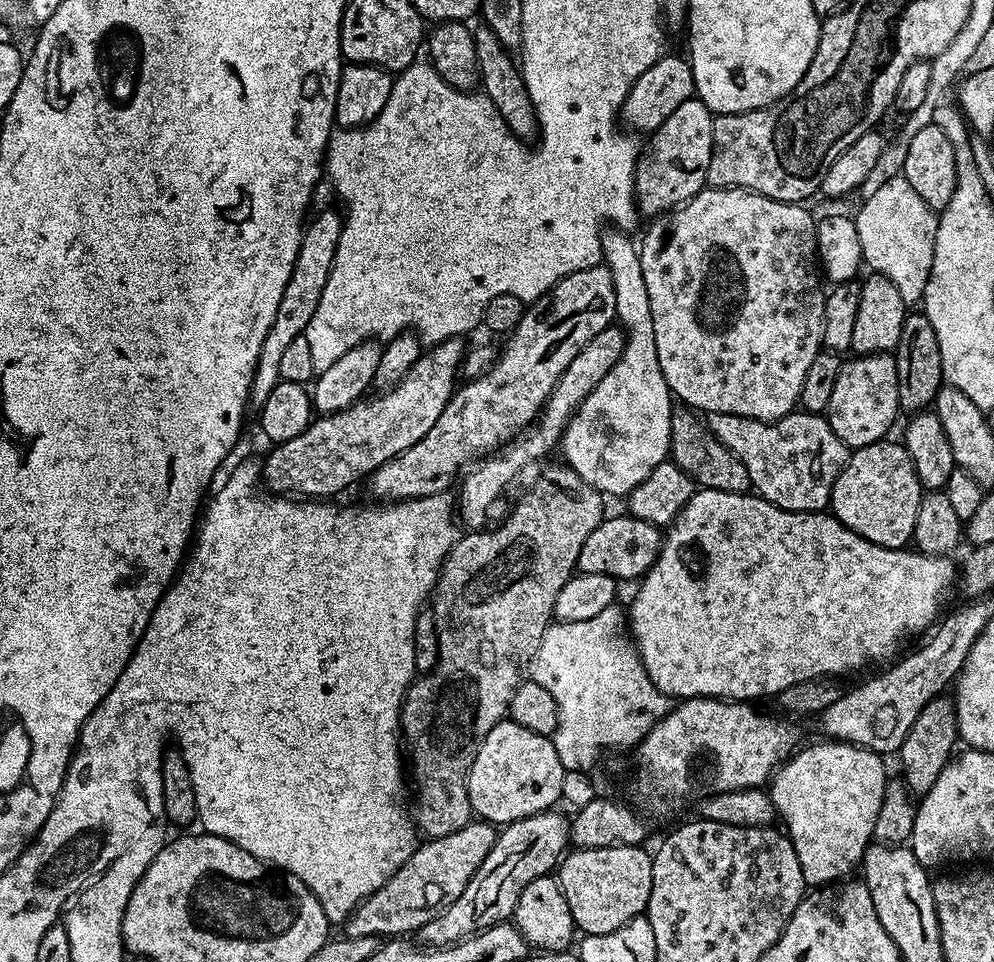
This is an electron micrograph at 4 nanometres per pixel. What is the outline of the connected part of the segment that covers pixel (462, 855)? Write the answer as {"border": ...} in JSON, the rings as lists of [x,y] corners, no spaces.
{"border":[[[476,818],[462,826],[462,830],[454,830],[454,834],[425,839],[413,850],[406,863],[344,921],[343,935],[350,938],[404,938],[419,933],[430,918],[438,918],[438,914],[442,914],[442,910],[446,910],[446,906],[453,904],[462,890],[466,890],[478,866],[482,866],[486,854],[490,854],[497,835],[493,825]]]}

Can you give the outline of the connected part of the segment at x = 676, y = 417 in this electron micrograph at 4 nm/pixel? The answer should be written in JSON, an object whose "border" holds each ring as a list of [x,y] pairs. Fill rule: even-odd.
{"border":[[[686,408],[675,409],[672,413],[669,453],[673,463],[679,465],[681,470],[703,488],[720,489],[723,492],[730,493],[749,493],[752,483],[750,482],[750,474],[746,471],[746,466],[743,466],[741,459],[734,455],[724,443],[718,442],[716,436],[709,431],[707,425],[701,419],[699,421],[695,416],[697,415],[693,411]]]}

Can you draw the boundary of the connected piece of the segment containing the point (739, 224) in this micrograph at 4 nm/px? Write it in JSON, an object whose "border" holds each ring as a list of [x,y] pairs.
{"border":[[[705,186],[671,217],[671,219],[673,218],[672,233],[669,234],[664,248],[660,245],[660,232],[656,228],[650,229],[645,234],[644,241],[639,241],[638,251],[640,253],[640,261],[642,262],[642,278],[646,278],[646,294],[650,294],[650,314],[654,318],[654,342],[658,346],[658,366],[662,366],[662,374],[666,378],[668,389],[672,391],[673,397],[681,405],[687,406],[692,410],[699,410],[698,408],[701,408],[701,413],[704,414],[721,412],[722,414],[734,414],[735,416],[754,418],[755,420],[771,421],[782,419],[783,416],[788,415],[789,412],[793,411],[799,405],[800,391],[802,390],[802,381],[806,378],[806,370],[810,370],[810,362],[814,362],[816,355],[822,351],[824,342],[824,297],[826,295],[825,289],[823,287],[820,289],[822,276],[818,271],[818,253],[816,251],[816,225],[818,220],[817,217],[812,217],[804,207],[805,205],[803,203],[787,204],[786,202],[775,200],[769,196],[763,196],[757,192],[749,192],[747,188],[713,188],[711,186]]]}

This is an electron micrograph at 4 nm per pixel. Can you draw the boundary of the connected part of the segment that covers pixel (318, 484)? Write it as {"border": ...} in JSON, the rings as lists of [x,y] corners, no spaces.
{"border":[[[457,338],[431,345],[427,350],[421,351],[418,362],[406,370],[406,378],[402,378],[392,388],[372,394],[376,396],[361,398],[340,412],[321,415],[313,419],[308,428],[298,434],[298,438],[290,438],[290,442],[275,445],[264,464],[262,460],[262,480],[263,483],[268,483],[268,488],[272,491],[269,493],[292,493],[300,498],[336,498],[343,488],[348,488],[359,480],[361,483],[378,466],[382,466],[382,462],[402,454],[402,450],[410,450],[410,446],[414,446],[414,442],[422,439],[426,430],[438,422],[438,414],[442,414],[446,402],[457,387],[456,375],[461,375],[466,355],[464,343],[463,339]]]}

